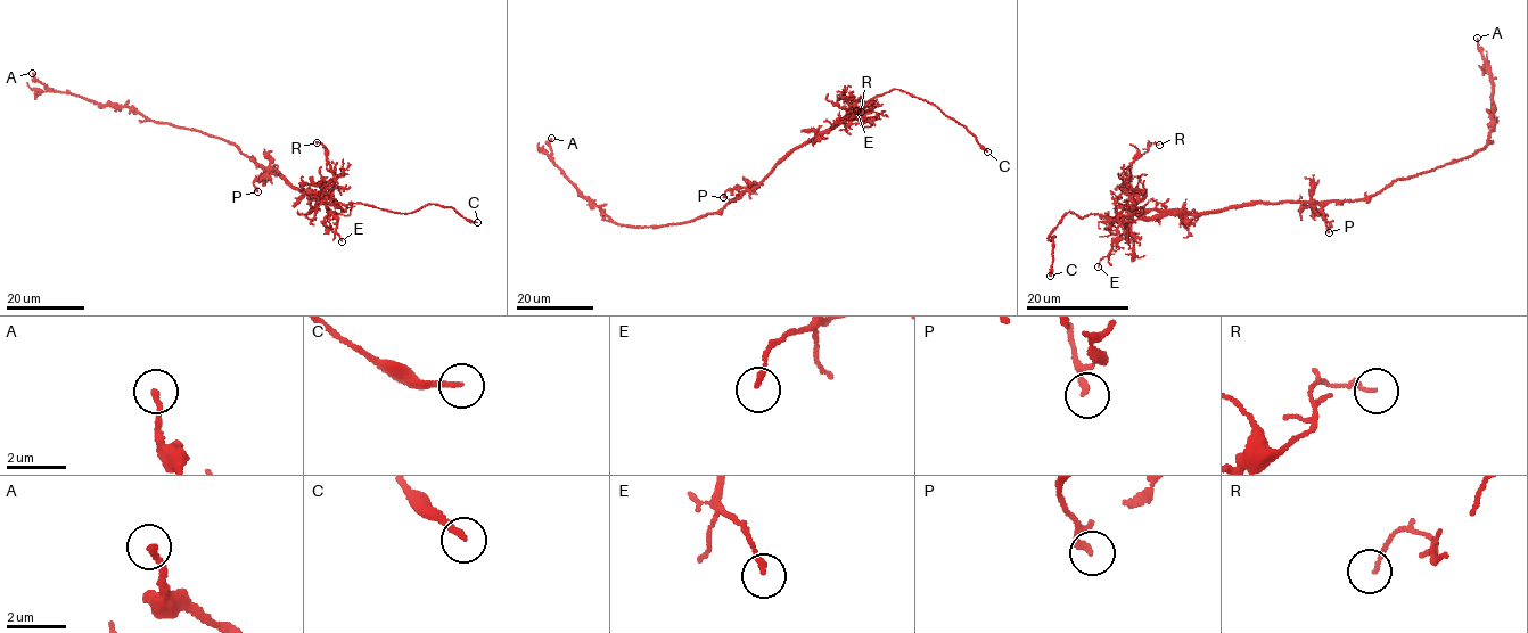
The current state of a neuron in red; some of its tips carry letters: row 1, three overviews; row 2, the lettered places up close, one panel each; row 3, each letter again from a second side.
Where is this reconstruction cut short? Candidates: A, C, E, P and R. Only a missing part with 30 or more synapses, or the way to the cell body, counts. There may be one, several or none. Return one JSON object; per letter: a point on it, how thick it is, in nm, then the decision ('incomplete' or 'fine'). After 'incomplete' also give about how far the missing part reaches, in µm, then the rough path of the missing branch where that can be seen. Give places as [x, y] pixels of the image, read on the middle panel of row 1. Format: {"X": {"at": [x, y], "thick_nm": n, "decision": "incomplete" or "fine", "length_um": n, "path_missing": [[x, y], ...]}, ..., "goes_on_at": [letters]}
{"A": {"at": [551, 138], "thick_nm": 180, "decision": "fine"}, "C": {"at": [987, 151], "thick_nm": 200, "decision": "incomplete", "length_um": 20}, "E": {"at": [856, 111], "thick_nm": 150, "decision": "fine"}, "P": {"at": [723, 197], "thick_nm": 150, "decision": "fine"}, "R": {"at": [861, 112], "thick_nm": 130, "decision": "fine"}, "goes_on_at": ["C"]}

